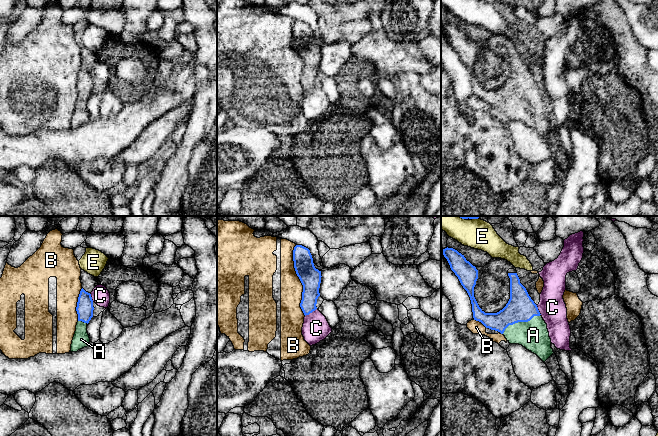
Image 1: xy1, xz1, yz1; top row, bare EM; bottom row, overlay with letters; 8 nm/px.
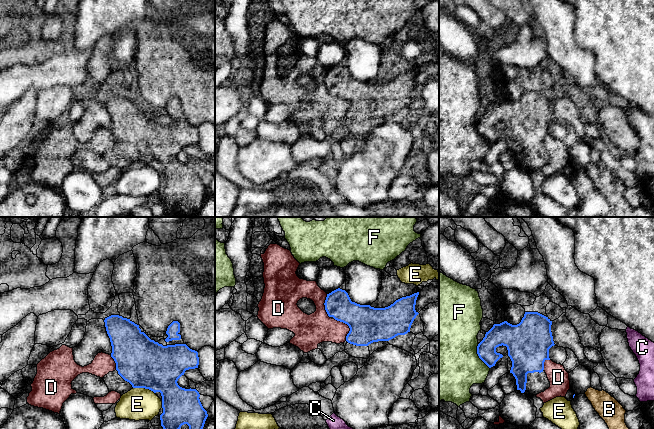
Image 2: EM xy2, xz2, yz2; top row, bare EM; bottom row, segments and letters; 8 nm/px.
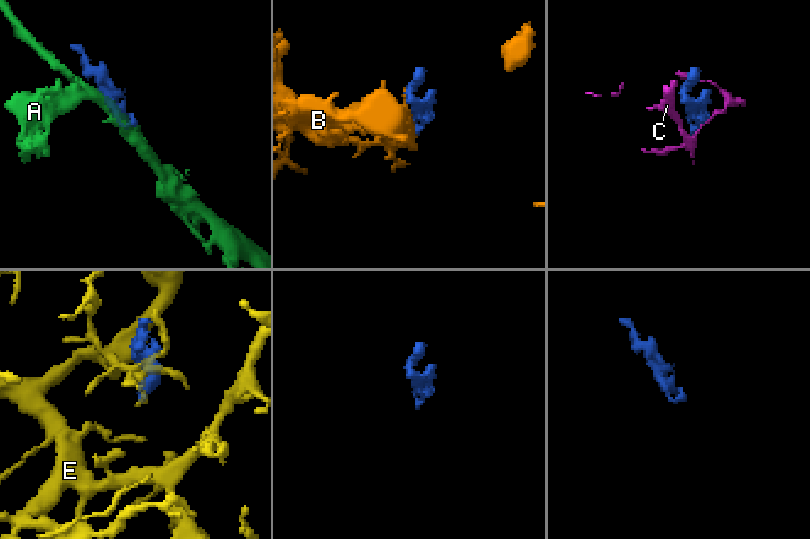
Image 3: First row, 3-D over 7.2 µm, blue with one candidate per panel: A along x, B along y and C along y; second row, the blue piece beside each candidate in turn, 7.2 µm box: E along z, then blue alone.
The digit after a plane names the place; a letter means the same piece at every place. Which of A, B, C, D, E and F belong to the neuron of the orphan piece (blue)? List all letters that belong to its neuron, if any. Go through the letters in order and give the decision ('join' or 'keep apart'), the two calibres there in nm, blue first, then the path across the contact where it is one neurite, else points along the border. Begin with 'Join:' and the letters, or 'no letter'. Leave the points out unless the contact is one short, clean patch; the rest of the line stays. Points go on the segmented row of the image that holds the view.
Join: A
A: join | 220/240 nm | across yz1 (520, 308), (520, 321), (533, 335)
B: keep apart | 170/180 nm
C: keep apart | 150/220 nm
D: keep apart | 300/240 nm
E: keep apart | 400/260 nm
F: keep apart | 180/500 nm

